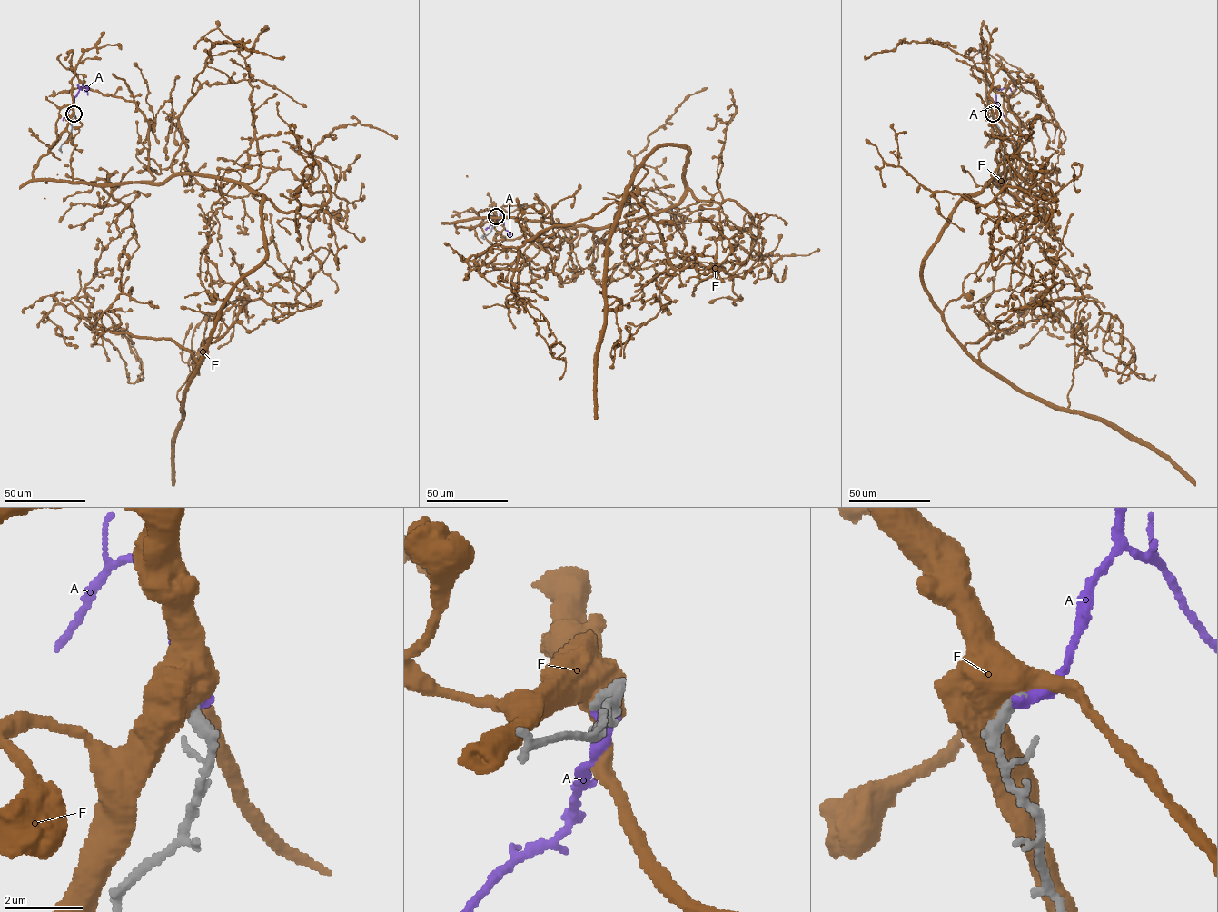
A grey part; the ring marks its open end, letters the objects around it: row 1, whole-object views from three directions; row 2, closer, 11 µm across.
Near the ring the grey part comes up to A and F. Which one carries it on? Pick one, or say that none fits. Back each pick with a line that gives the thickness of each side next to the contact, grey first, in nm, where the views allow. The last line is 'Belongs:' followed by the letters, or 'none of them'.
A: Thickness 360 nm (grey) against 400 nm
Belongs: A

